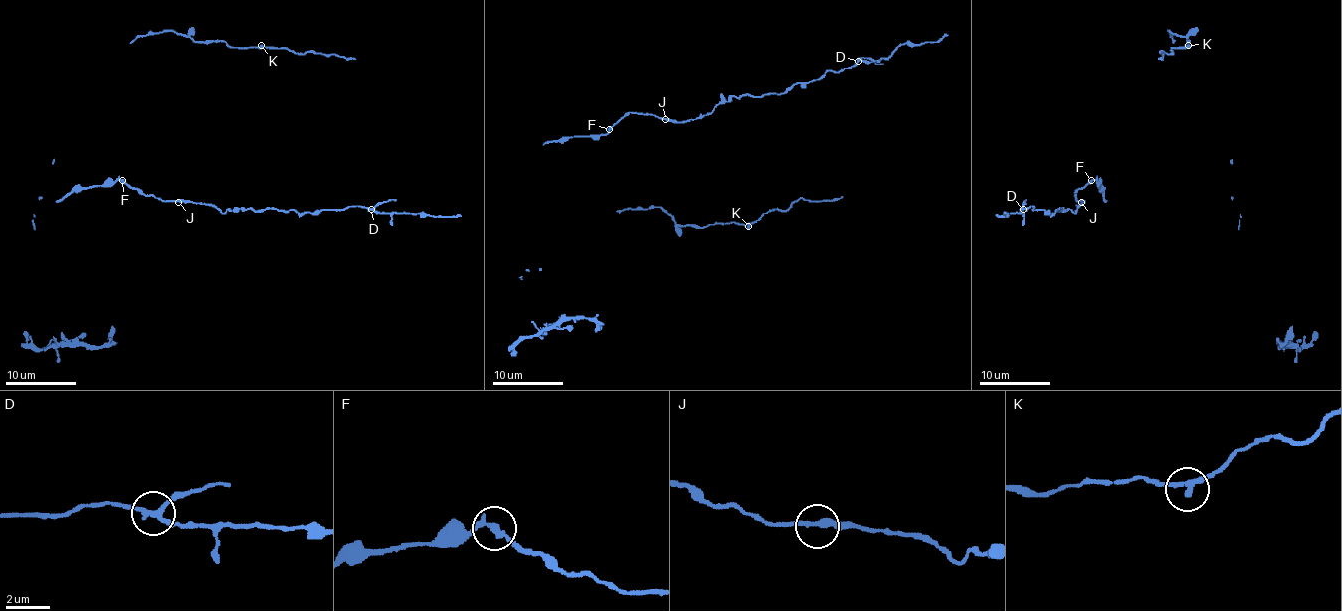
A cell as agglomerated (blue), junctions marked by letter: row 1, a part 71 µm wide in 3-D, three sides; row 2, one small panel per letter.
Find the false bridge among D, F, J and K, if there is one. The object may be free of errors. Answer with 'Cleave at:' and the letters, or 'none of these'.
Cleave at: D

